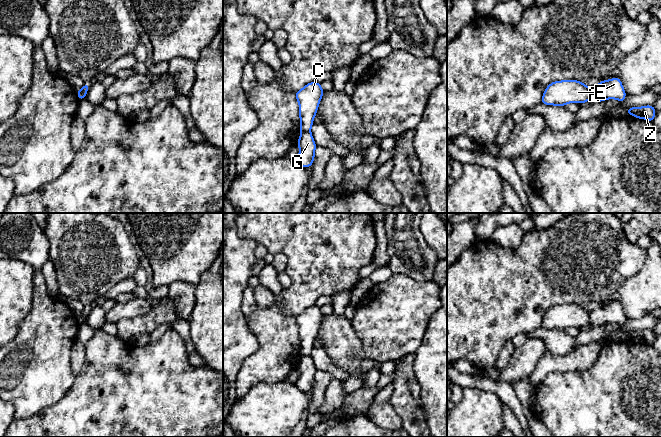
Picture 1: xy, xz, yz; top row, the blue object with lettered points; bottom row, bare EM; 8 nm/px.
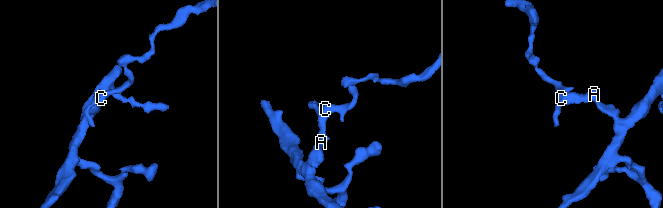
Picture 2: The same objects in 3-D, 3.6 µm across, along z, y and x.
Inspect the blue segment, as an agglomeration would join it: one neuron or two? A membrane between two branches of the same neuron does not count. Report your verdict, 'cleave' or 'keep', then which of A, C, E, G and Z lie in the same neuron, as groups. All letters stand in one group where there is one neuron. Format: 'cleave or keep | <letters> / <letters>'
cleave | A G Z / C E

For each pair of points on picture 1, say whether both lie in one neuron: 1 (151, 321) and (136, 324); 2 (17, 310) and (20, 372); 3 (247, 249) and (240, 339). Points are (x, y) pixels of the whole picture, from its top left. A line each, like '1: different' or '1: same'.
1: same
2: different
3: same

